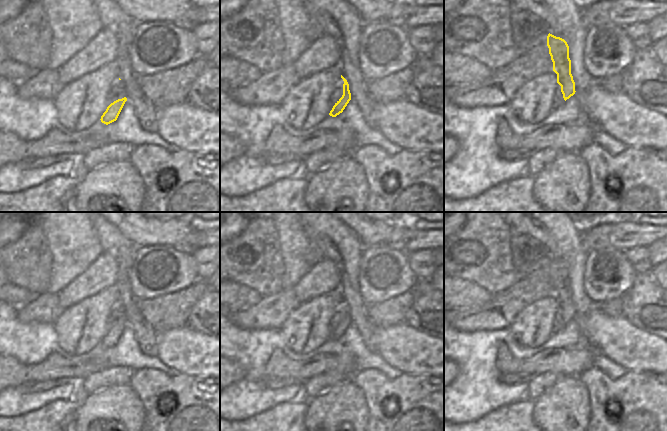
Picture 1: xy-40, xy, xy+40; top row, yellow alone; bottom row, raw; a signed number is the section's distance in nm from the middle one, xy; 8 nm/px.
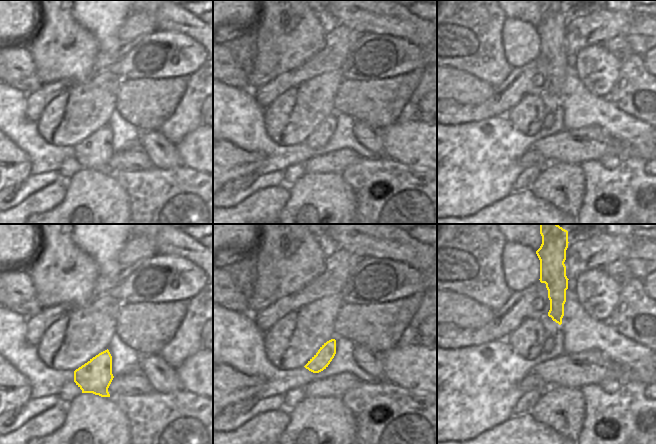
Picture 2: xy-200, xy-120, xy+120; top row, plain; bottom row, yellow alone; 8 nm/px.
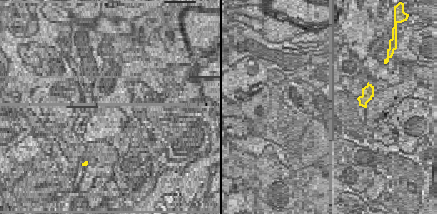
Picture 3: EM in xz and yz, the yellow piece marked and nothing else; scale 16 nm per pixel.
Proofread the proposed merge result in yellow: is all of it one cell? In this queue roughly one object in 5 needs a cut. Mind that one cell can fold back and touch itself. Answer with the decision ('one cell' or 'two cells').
one cell

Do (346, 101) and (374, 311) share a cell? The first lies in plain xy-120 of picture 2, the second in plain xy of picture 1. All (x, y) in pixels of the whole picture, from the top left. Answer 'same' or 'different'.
same

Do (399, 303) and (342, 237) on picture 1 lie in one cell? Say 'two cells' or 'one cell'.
two cells

